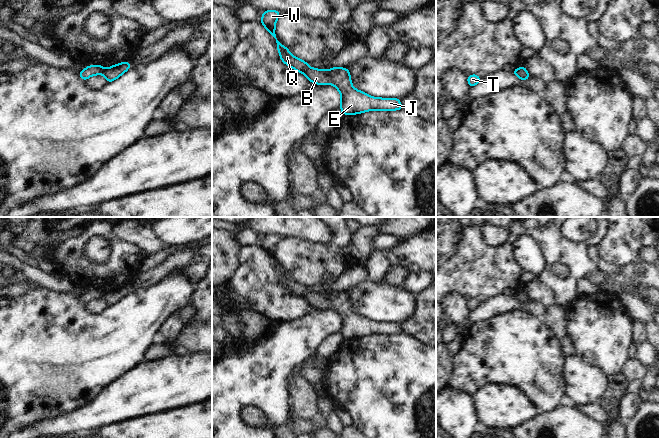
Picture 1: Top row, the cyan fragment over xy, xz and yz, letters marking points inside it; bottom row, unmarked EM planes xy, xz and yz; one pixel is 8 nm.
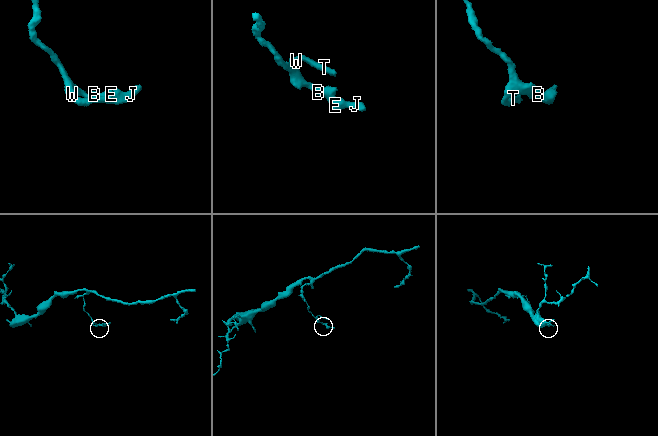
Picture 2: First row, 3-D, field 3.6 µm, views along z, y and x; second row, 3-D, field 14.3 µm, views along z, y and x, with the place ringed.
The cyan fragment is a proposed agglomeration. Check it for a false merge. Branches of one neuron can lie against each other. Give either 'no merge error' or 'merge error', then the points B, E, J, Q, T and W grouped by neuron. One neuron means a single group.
no merge error; groups B E J Q T W

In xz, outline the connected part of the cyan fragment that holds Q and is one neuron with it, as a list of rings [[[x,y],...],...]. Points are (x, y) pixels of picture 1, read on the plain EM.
[[[265,234],[261,241],[261,248],[274,261],[277,267],[276,273],[280,277],[280,283],[286,289],[303,297],[314,308],[334,309],[341,318],[340,333],[343,339],[354,339],[370,334],[401,334],[403,333],[400,323],[397,322],[375,322],[365,316],[361,316],[352,311],[350,296],[348,292],[334,291],[327,295],[314,293],[308,287],[294,281],[287,271],[280,268],[275,258],[275,249],[280,236],[277,234]]]

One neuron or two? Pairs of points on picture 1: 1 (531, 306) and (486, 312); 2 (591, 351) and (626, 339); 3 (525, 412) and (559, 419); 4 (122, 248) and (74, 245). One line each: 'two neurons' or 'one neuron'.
1: one neuron
2: one neuron
3: two neurons
4: one neuron

